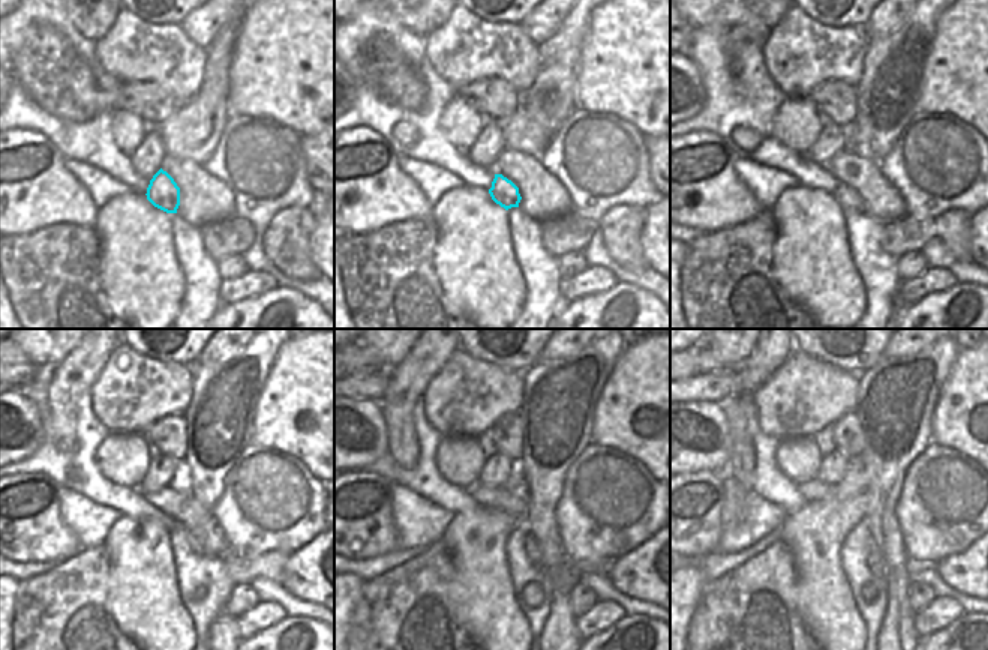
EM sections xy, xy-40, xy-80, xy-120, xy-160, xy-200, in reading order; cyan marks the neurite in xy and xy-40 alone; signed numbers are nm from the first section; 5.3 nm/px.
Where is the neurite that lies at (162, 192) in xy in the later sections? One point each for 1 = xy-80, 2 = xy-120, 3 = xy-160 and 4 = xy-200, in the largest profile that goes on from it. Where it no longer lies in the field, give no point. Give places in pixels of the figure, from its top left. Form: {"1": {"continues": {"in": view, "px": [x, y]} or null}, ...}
{"1": {"continues": {"in": "xy-80", "px": [844, 195]}}, "2": {"continues": {"in": "xy-120", "px": [194, 545]}}, "3": {"continues": {"in": "xy-160", "px": [531, 545]}}, "4": {"continues": {"in": "xy-200", "px": [874, 565]}}}

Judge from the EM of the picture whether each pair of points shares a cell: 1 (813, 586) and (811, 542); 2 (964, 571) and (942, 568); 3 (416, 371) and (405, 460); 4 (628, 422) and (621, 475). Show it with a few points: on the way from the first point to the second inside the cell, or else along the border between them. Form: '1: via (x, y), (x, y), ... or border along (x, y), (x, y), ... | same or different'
1: via (813, 575), (813, 553) | same
2: via (958, 571), (948, 568) | same
3: via (408, 394), (402, 403), (402, 437) | same
4: border along (591, 440), (633, 455), (652, 473) | different

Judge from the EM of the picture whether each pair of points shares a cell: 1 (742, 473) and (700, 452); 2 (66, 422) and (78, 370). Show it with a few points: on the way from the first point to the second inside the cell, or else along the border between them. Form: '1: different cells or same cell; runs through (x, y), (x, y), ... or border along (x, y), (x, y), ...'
1: different cells; border along (727, 430), (726, 469)
2: same cell; runs through (66, 409), (66, 386), (69, 382)

